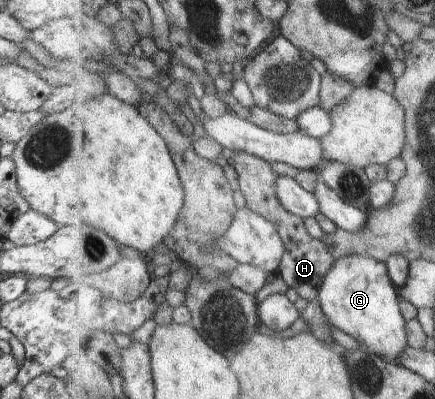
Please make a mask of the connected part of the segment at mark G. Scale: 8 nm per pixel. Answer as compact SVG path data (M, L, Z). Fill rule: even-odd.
M361 255L338 259L325 279L319 300L330 323L379 355L399 362L410 347L410 320L403 312L402 291L393 280L388 263Z

